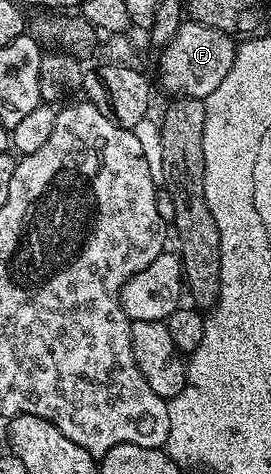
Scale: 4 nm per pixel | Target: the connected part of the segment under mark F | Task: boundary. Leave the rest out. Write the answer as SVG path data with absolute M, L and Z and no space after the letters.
M196 19L183 20L176 35L165 47L166 70L162 73L162 85L170 95L201 97L205 99L224 83L224 75L232 71L238 54L236 41L227 30L204 27Z

